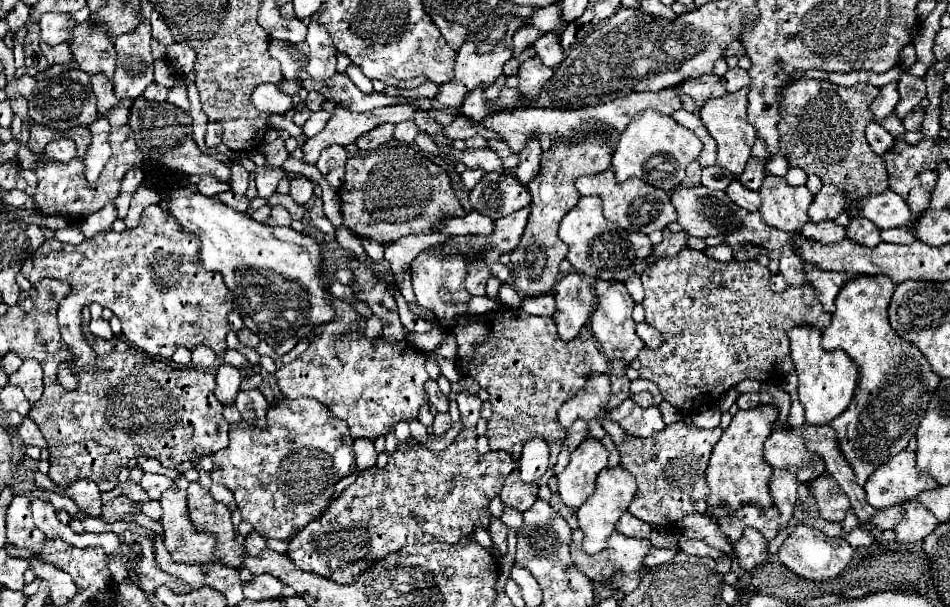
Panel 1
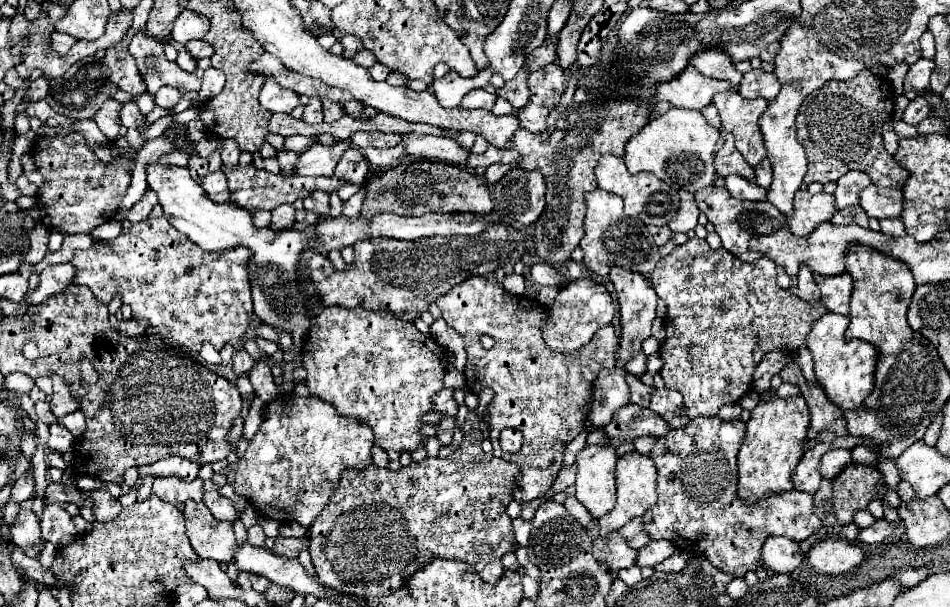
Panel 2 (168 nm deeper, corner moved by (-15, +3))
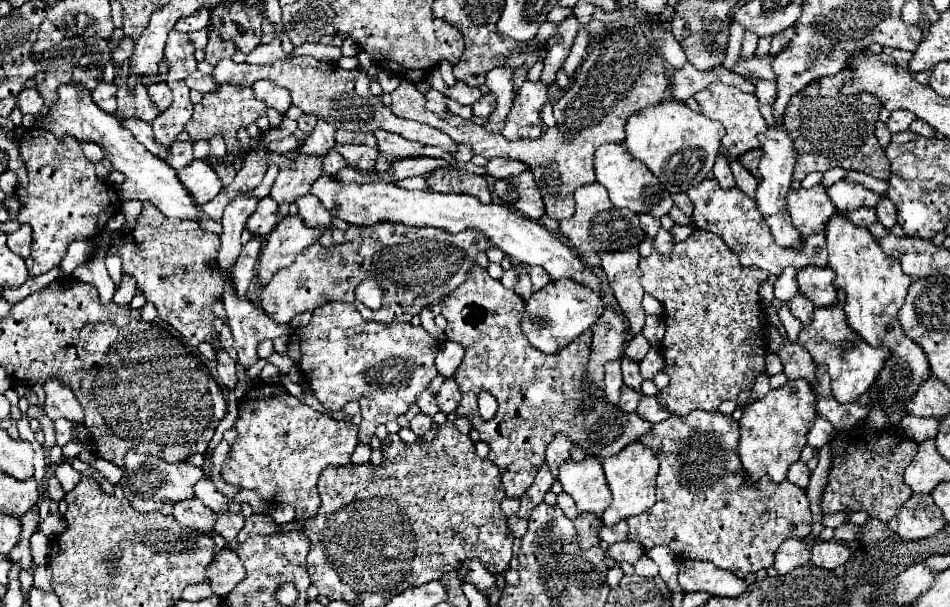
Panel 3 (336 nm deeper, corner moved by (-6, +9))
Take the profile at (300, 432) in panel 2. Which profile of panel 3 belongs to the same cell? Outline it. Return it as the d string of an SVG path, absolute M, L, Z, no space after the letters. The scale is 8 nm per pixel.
M256 385L252 387L238 405L238 419L234 423L238 433L234 445L230 447L228 459L222 467L222 479L226 483L238 485L242 489L256 489L262 499L270 503L288 503L296 509L296 519L304 521L318 513L318 477L330 465L346 465L350 463L350 455L358 445L358 427L348 421L338 421L328 415L322 415L308 405L304 405L298 397L290 395L282 385Z

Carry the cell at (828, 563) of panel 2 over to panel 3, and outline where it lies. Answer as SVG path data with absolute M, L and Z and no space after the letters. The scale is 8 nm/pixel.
M824 541L812 545L812 565L836 569L850 559L850 547L840 541Z

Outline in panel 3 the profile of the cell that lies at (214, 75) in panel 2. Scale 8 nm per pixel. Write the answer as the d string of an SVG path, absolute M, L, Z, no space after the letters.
M294 57L290 61L276 61L272 65L248 65L248 63L234 63L232 59L224 59L214 67L214 79L218 83L238 85L238 87L252 87L258 79L272 79L274 83L286 87L292 95L292 105L300 107L304 113L312 113L318 119L324 119L334 129L346 129L346 131L364 131L372 133L374 129L384 129L388 133L398 133L404 139L422 143L422 145L436 145L444 151L454 151L456 143L450 141L450 137L430 125L408 121L396 117L380 97L376 97L370 89L370 79L364 71L352 69L346 71L338 67L336 63L318 61L314 57Z

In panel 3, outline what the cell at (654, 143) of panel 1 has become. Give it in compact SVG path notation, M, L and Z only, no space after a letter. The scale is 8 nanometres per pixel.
M662 101L630 115L626 123L626 145L630 155L640 159L658 179L670 181L670 193L688 191L708 177L720 149L724 127L700 113L694 113L682 101Z

